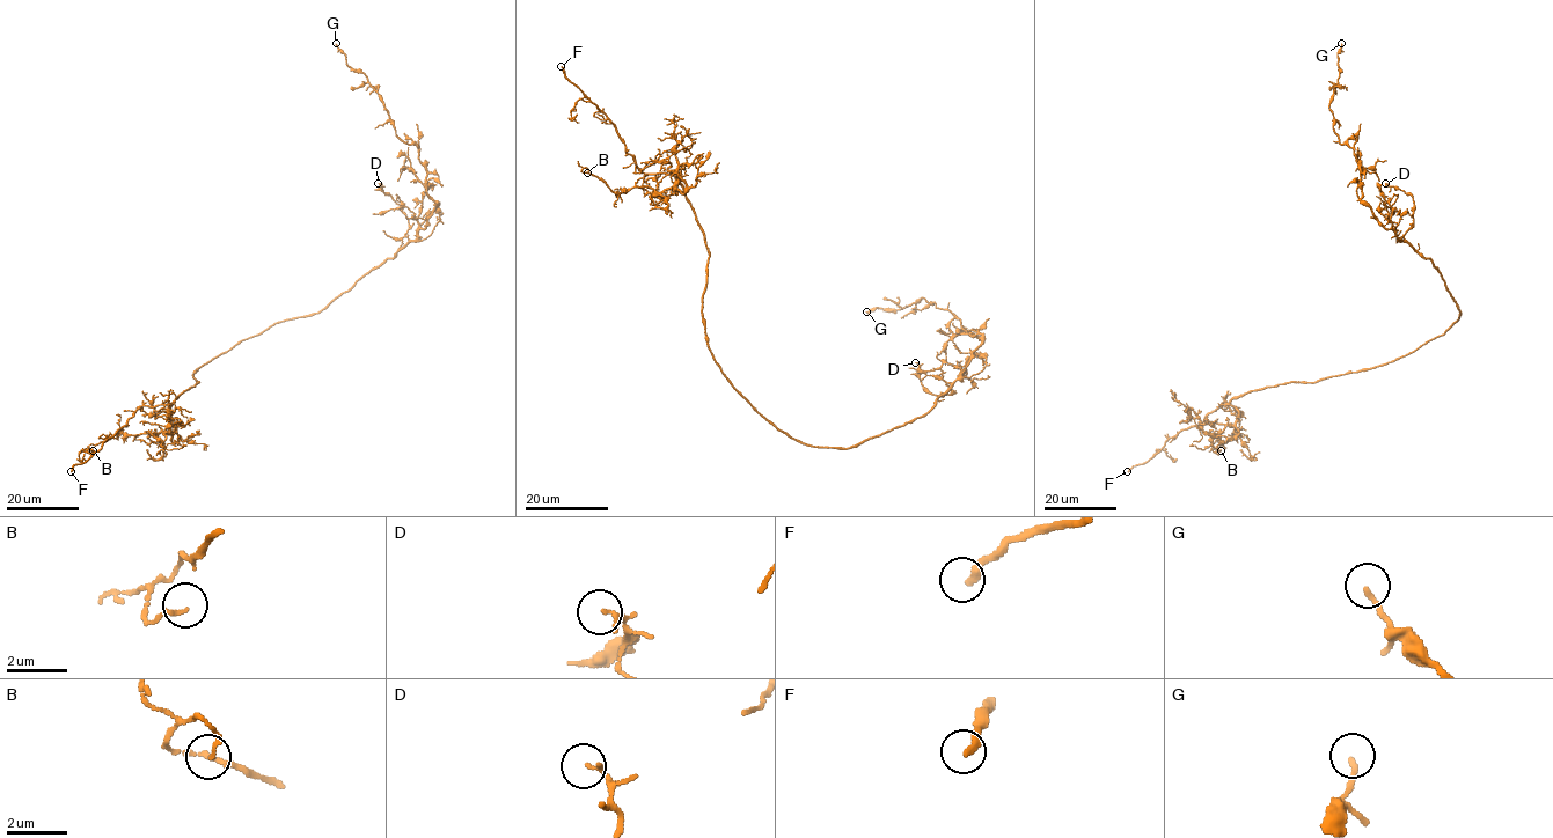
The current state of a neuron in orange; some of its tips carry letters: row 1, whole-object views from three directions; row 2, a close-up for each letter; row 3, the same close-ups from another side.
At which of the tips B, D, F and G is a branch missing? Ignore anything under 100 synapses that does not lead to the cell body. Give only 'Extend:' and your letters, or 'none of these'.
Extend: F

